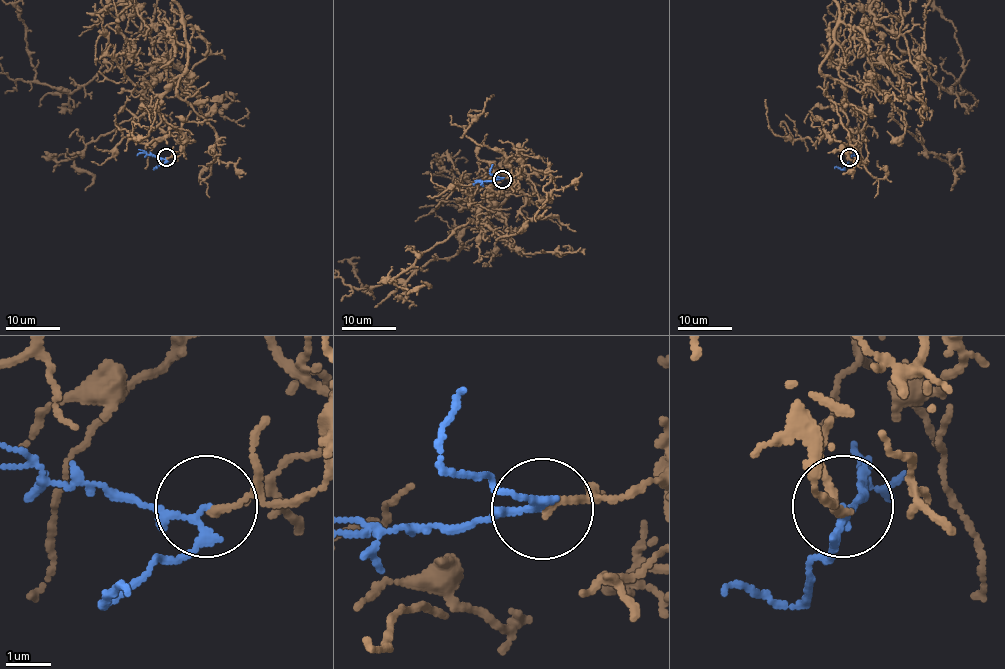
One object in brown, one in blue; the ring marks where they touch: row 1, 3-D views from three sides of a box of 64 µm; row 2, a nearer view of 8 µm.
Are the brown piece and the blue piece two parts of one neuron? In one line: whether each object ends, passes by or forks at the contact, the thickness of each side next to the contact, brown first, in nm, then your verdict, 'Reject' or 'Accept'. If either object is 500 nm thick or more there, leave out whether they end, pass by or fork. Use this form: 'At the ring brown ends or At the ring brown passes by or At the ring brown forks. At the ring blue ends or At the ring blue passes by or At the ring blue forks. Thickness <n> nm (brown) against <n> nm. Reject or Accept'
At the ring brown ends. At the ring blue passes by. Thickness 170 nm (brown) against 140 nm. Reject

